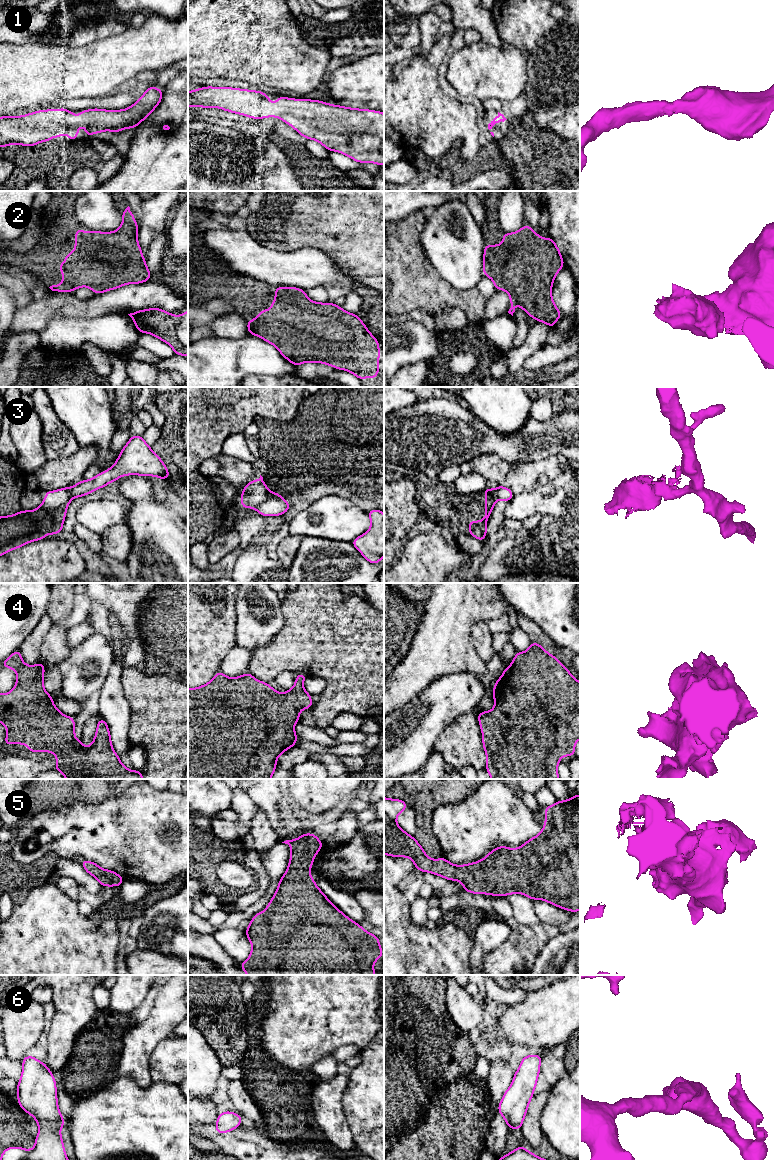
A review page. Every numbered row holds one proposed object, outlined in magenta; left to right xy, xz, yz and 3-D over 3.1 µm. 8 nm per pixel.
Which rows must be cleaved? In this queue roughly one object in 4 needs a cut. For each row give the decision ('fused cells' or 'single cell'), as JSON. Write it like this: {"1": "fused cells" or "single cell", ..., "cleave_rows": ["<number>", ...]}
{"1": "single cell", "2": "single cell", "3": "fused cells", "4": "single cell", "5": "single cell", "6": "single cell", "cleave_rows": ["3"]}

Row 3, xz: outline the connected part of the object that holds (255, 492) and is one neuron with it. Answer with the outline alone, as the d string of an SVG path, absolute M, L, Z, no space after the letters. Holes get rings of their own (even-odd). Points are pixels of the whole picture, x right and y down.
M263 477L257 480L247 483L245 488L241 492L241 507L242 508L254 508L270 498L281 497L279 493L271 493L270 489L264 484Z

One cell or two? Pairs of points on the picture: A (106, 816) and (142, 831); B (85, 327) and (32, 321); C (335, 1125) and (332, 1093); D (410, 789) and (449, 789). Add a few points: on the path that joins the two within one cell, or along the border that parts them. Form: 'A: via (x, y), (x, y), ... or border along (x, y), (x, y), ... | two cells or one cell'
A: via (115, 822), (122, 822), (133, 831) | one cell
B: border along (70, 315), (54, 314), (39, 332) | two cells
C: via (332, 1117), (332, 1101) | one cell
D: via (420, 789), (426, 789), (430, 793), (439, 789) | one cell

